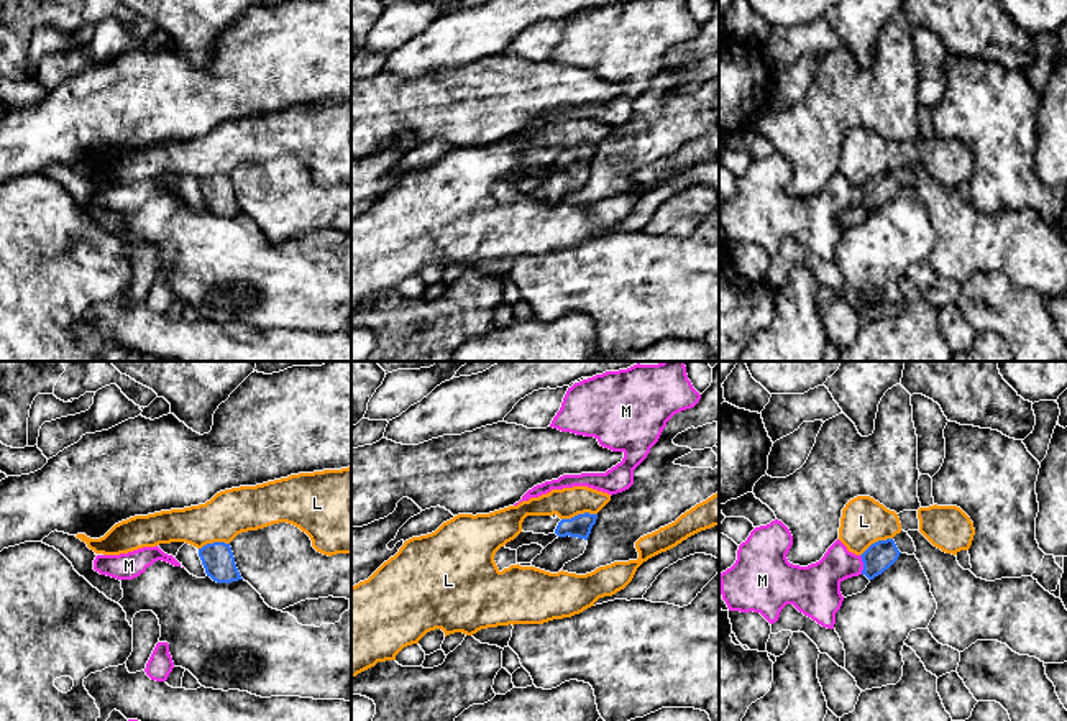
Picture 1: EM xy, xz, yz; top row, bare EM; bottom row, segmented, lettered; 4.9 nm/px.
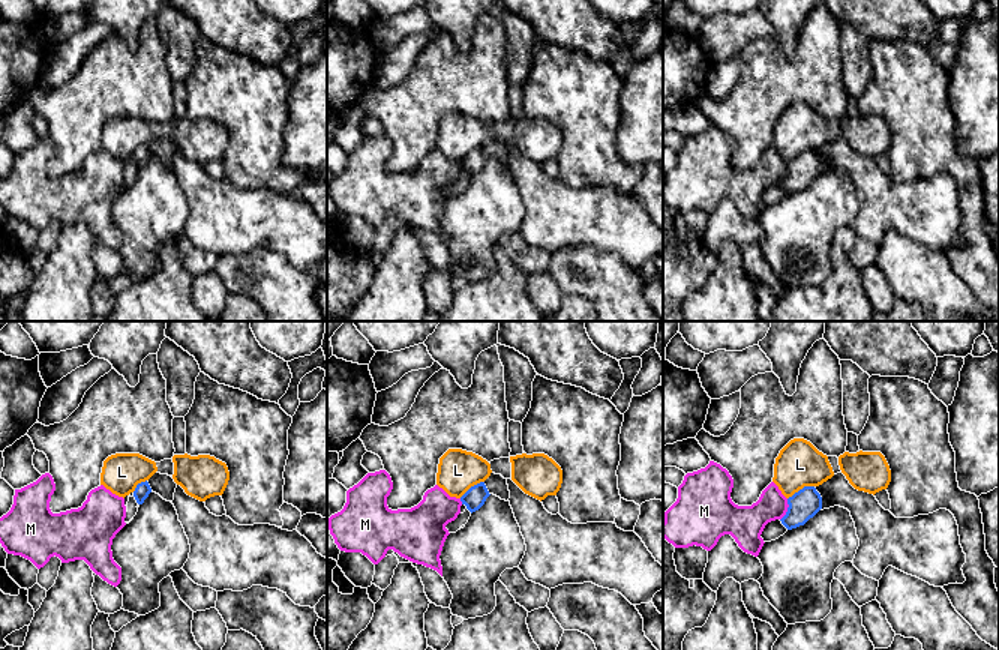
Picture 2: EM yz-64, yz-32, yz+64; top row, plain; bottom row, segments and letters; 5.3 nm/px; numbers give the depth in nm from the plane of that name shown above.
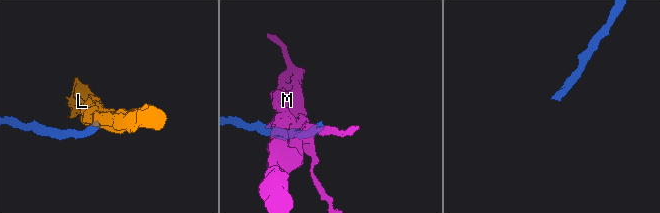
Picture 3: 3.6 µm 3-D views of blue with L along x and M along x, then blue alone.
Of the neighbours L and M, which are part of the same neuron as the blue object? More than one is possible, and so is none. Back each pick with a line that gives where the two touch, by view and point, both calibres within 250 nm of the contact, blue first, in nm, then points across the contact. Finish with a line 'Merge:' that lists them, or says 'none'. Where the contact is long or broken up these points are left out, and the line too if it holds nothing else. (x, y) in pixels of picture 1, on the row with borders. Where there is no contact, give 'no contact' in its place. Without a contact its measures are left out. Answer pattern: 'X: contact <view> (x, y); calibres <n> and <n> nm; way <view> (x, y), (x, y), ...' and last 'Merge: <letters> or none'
Merge: none

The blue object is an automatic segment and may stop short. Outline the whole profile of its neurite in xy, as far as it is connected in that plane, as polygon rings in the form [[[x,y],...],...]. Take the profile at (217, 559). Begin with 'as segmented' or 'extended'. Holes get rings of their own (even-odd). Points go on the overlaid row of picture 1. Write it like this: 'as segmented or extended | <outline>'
as segmented | [[[213,542],[199,549],[199,557],[207,576],[217,583],[231,583],[243,580],[231,552],[230,544]]]

